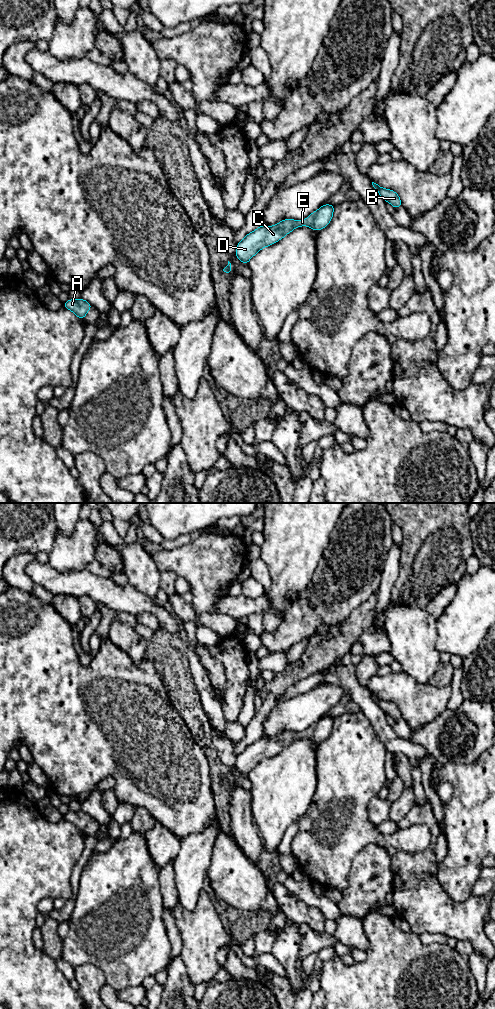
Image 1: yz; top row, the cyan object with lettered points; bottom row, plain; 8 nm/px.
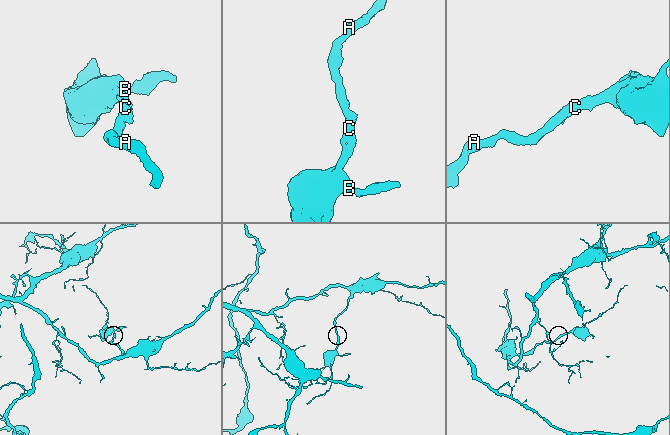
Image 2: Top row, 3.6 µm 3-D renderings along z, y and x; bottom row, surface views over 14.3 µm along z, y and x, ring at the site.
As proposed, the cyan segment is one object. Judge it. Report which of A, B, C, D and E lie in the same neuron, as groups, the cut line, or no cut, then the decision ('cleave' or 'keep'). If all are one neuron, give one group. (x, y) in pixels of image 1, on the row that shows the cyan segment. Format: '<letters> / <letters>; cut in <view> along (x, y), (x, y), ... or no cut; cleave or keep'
A B C D E; no cut; keep

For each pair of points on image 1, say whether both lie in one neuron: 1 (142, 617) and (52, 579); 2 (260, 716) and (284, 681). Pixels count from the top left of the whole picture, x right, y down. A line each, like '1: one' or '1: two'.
1: two
2: one

